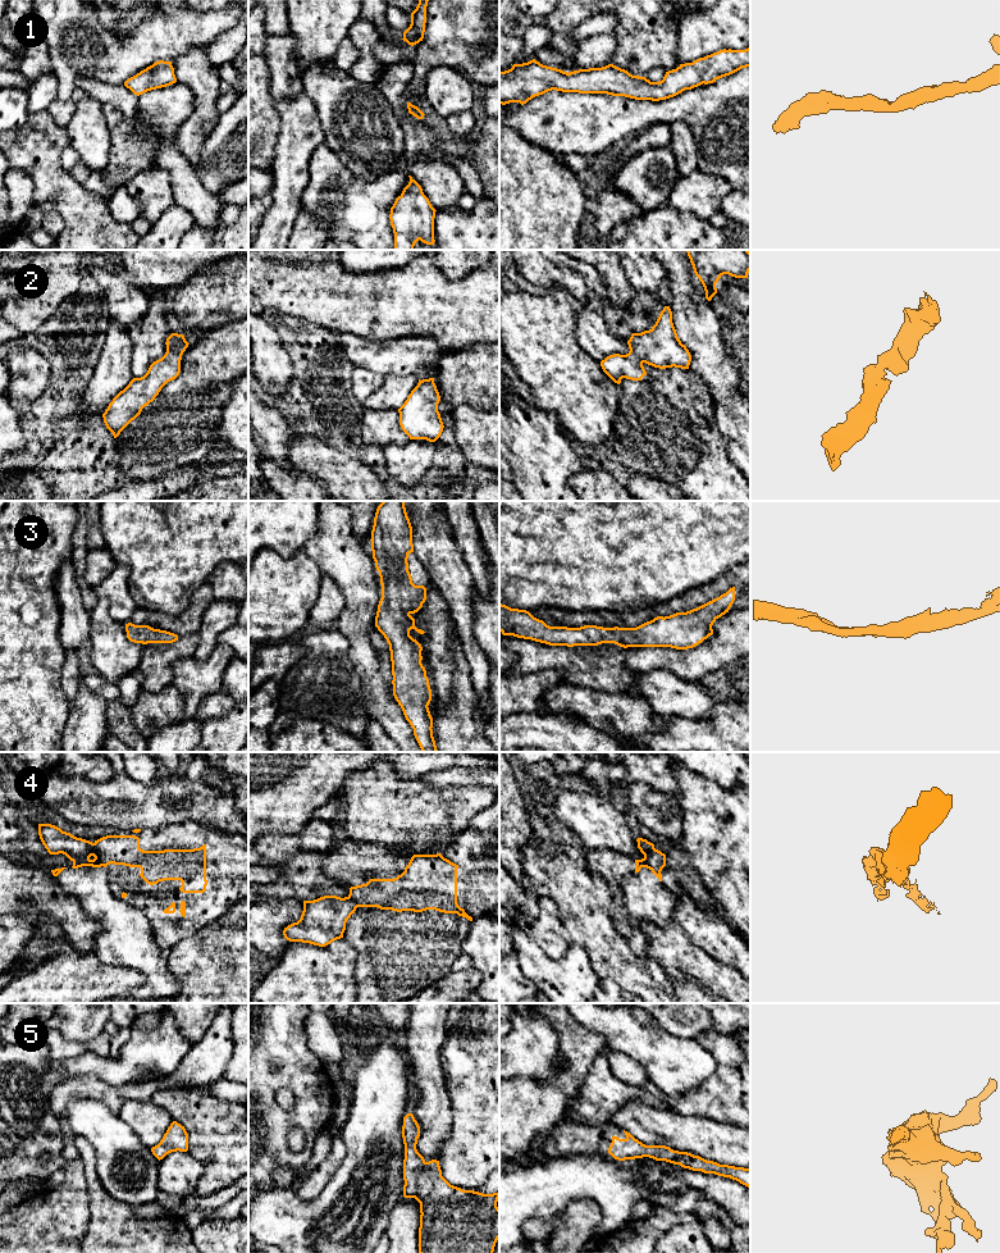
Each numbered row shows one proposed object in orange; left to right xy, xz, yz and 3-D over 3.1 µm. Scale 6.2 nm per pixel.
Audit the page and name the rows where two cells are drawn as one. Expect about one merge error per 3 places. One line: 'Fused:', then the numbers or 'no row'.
Fused: 4

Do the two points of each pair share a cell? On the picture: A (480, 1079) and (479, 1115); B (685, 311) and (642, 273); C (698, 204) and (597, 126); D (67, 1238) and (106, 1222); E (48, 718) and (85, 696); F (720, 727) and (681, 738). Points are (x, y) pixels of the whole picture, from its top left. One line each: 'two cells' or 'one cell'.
A: one cell
B: two cells
C: two cells
D: two cells
E: two cells
F: one cell

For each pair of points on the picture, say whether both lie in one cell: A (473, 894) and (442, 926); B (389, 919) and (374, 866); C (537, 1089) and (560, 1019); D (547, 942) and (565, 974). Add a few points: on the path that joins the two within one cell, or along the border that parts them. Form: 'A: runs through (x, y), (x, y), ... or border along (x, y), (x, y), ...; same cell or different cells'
A: runs through (465, 902), (448, 919); same cell
B: runs through (389, 906), (389, 901), (377, 885), (377, 879); same cell
C: runs through (557, 1083), (570, 1070), (570, 1039); same cell
D: border along (532, 941), (552, 958), (560, 958), (570, 944); different cells

